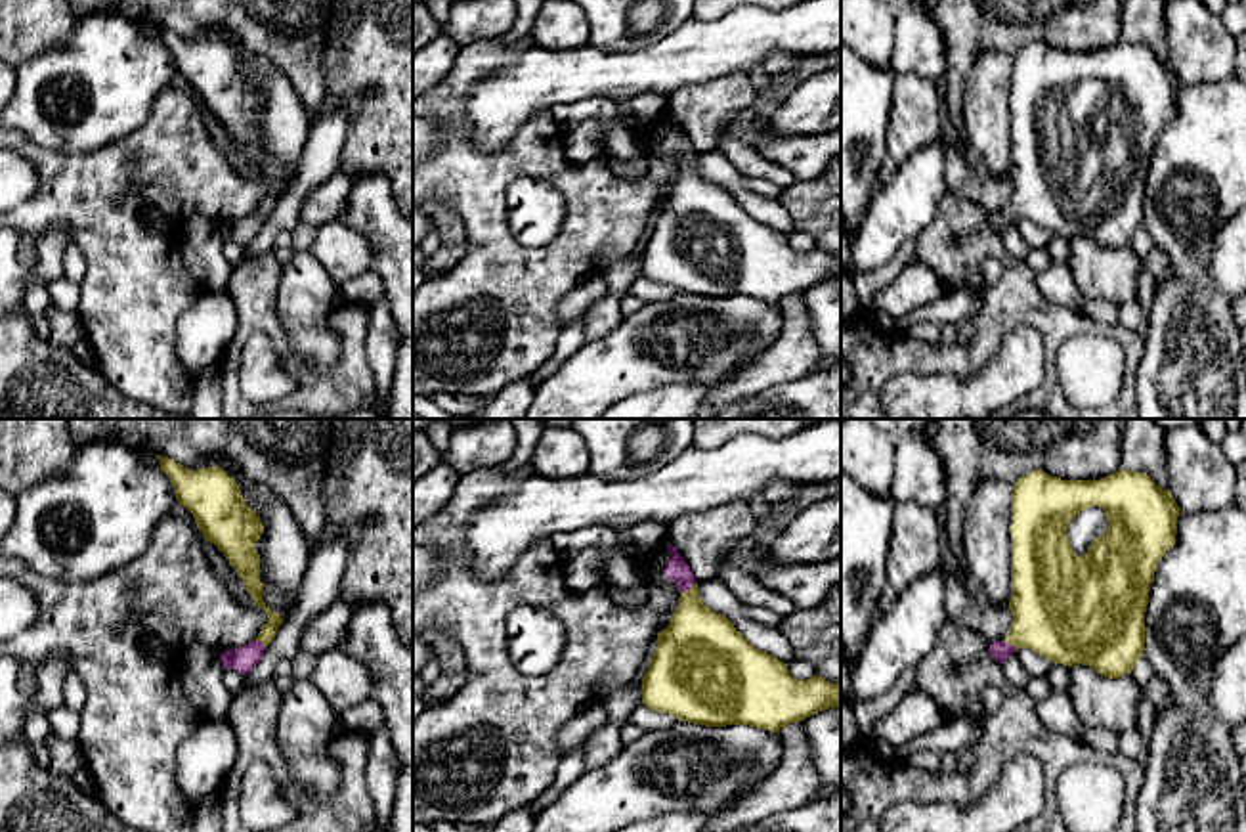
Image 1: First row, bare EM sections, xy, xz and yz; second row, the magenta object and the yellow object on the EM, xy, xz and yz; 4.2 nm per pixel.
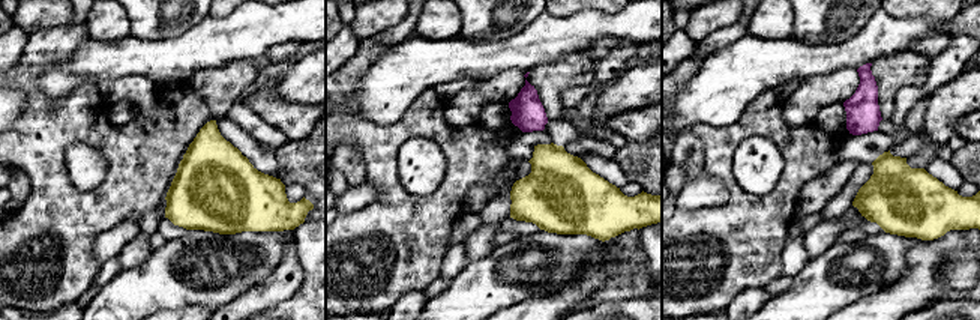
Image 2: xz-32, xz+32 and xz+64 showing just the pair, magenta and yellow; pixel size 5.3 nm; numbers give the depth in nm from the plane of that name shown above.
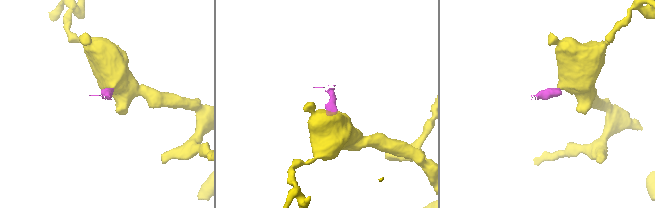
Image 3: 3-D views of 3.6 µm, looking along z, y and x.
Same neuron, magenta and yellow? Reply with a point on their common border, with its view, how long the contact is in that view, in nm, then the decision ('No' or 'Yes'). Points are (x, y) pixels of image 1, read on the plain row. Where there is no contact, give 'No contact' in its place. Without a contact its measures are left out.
Touches magenta at xz (687, 161). Shared border 80 nm. Yes

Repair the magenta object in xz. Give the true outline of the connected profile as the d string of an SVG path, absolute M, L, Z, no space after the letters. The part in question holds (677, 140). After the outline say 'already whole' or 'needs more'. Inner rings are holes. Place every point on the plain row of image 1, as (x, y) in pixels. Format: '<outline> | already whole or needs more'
M669 113L667 120L671 128L665 147L677 155L680 174L671 186L669 197L657 205L657 218L642 249L646 279L694 296L749 296L772 304L818 283L841 279L841 256L820 247L806 252L793 251L787 235L755 220L726 187L701 174L688 134Z | needs more

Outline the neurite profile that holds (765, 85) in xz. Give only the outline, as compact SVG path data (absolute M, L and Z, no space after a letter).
M782 73L776 77L761 77L757 78L757 88L759 88L759 105L747 113L734 113L732 117L726 119L726 122L722 124L722 134L730 132L730 130L740 130L747 120L751 120L751 117L759 111L764 111L768 107L772 107L772 103L768 101L766 94L778 86L780 82L784 82L787 78L789 73Z

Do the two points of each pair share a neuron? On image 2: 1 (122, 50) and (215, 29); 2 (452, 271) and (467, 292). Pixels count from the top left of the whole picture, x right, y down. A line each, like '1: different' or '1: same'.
1: same
2: different

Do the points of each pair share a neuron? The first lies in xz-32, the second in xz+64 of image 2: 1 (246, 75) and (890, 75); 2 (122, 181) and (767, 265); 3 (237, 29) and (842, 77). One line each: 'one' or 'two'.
1: one
2: one
3: two

